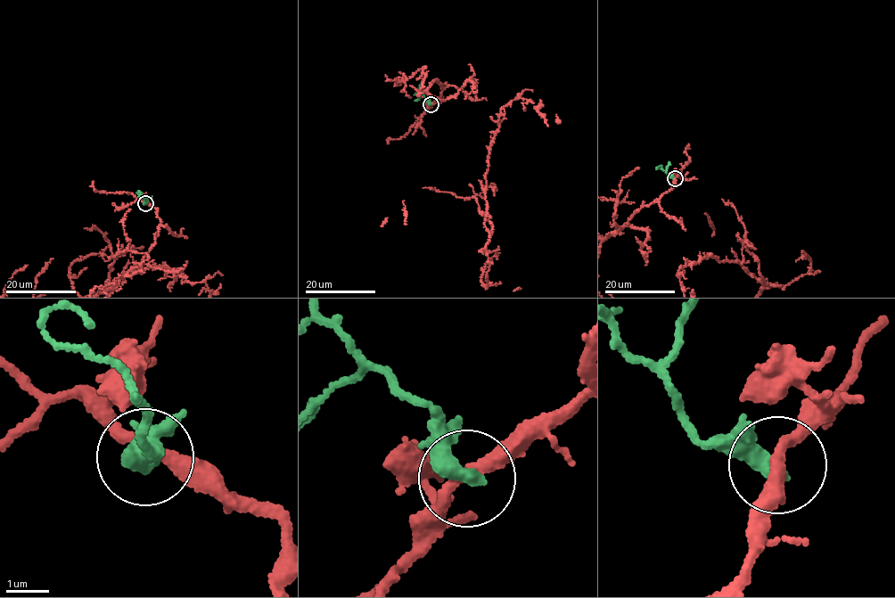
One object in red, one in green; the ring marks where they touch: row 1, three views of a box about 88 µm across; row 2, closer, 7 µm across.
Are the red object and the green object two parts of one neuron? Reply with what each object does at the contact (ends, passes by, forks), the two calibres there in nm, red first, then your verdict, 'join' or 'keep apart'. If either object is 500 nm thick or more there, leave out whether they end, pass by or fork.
red passes by | green ends | 280/480 nm | keep apart

